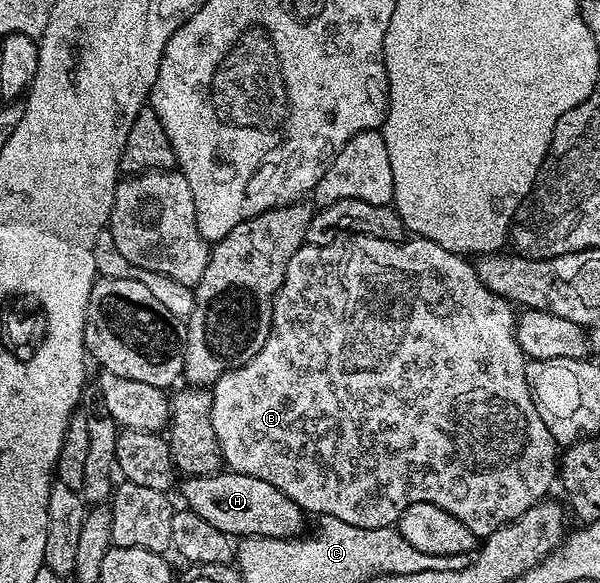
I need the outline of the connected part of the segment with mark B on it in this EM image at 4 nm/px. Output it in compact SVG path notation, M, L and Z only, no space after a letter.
M350 235L346 237L335 237L331 244L324 247L301 246L297 253L287 262L285 277L281 289L275 294L275 304L273 305L273 321L269 329L269 337L265 337L265 345L253 361L241 365L235 371L226 371L221 378L210 388L213 397L213 433L217 433L219 448L223 454L223 462L232 471L240 471L249 477L261 477L261 481L269 481L285 497L289 497L296 505L312 516L318 517L328 515L337 517L337 521L345 521L345 525L357 525L361 529L377 529L378 527L390 527L398 524L399 516L409 505L418 503L428 503L437 505L445 509L445 513L451 513L466 525L476 537L486 537L492 535L497 527L503 527L507 523L514 523L517 517L521 517L535 503L542 503L548 498L547 490L551 487L551 482L557 479L557 444L555 438L545 429L545 421L541 421L541 413L537 413L535 402L531 396L531 390L525 377L525 369L528 360L523 354L521 345L515 336L515 321L517 318L512 304L503 299L497 293L493 293L481 281L481 277L475 272L474 266L464 256L455 255L449 249L437 245L428 239L418 237L408 238L406 241L395 242L393 240L381 240L377 237Z

